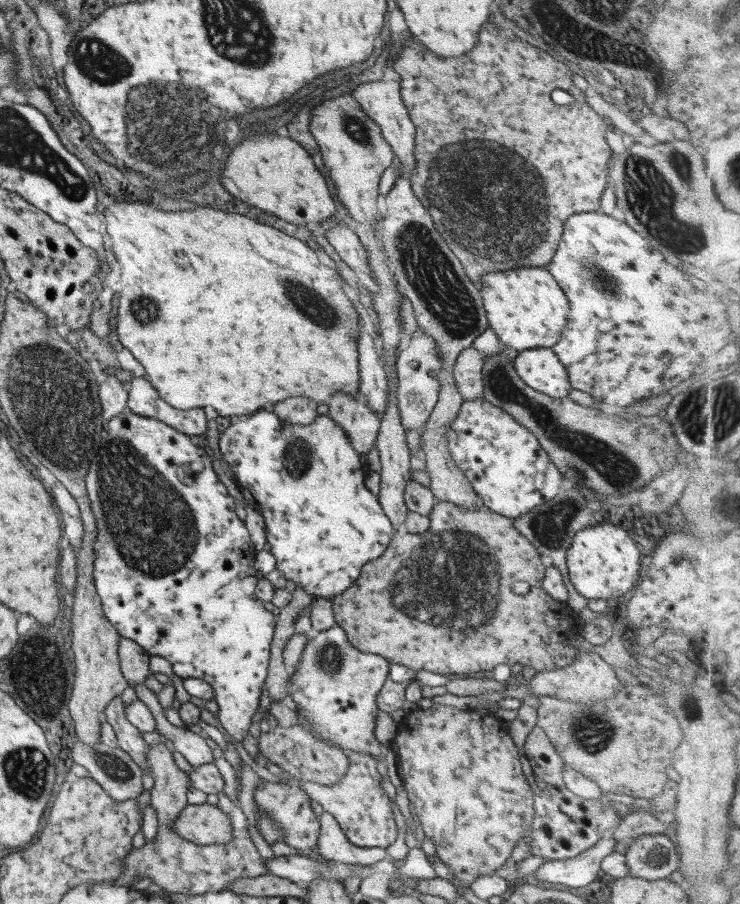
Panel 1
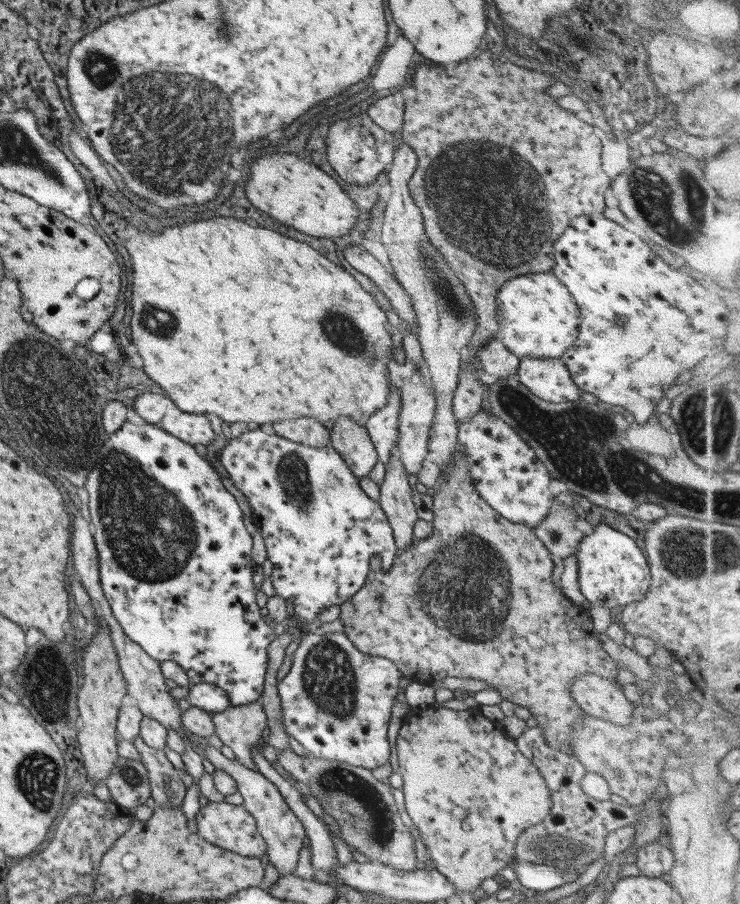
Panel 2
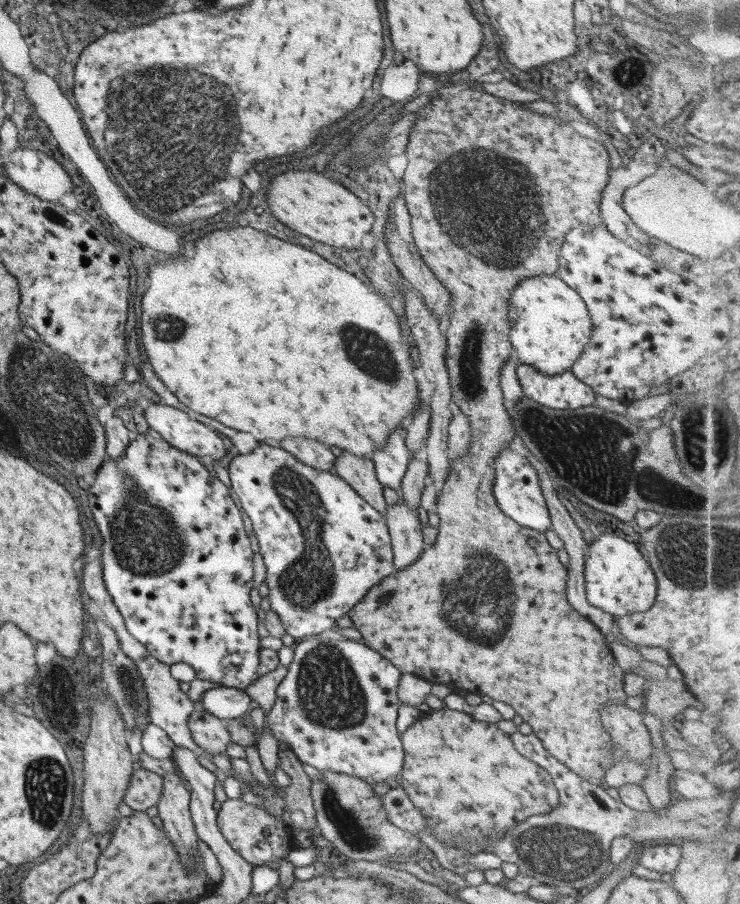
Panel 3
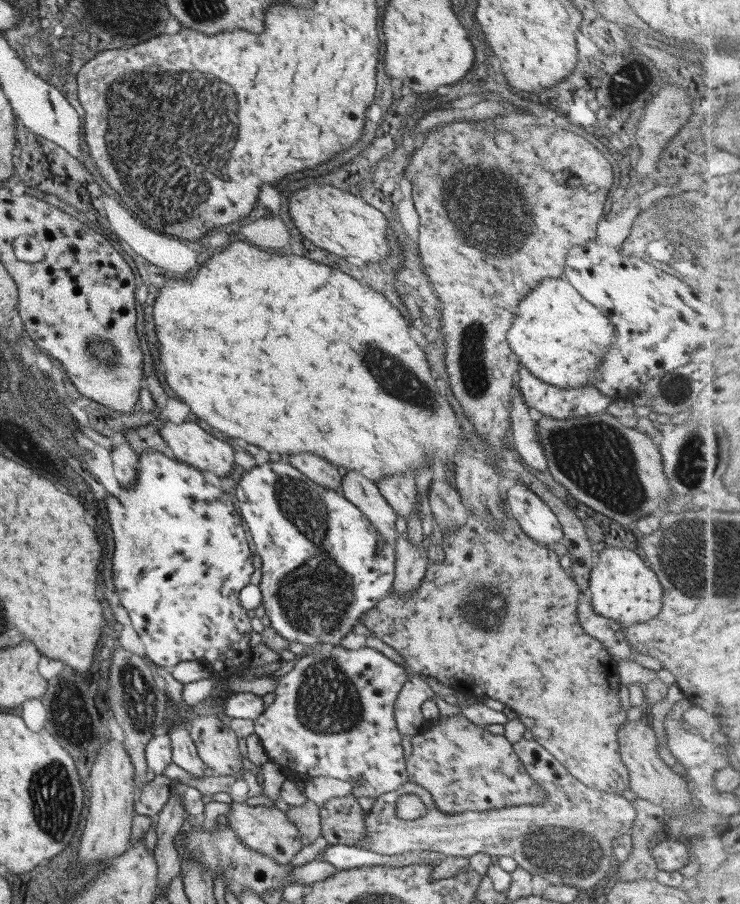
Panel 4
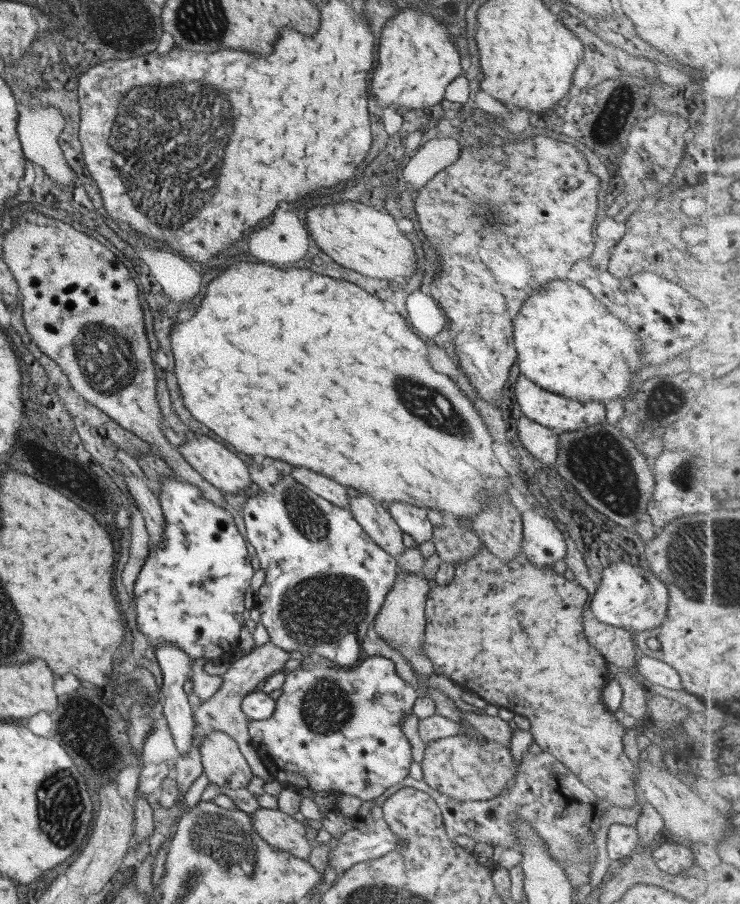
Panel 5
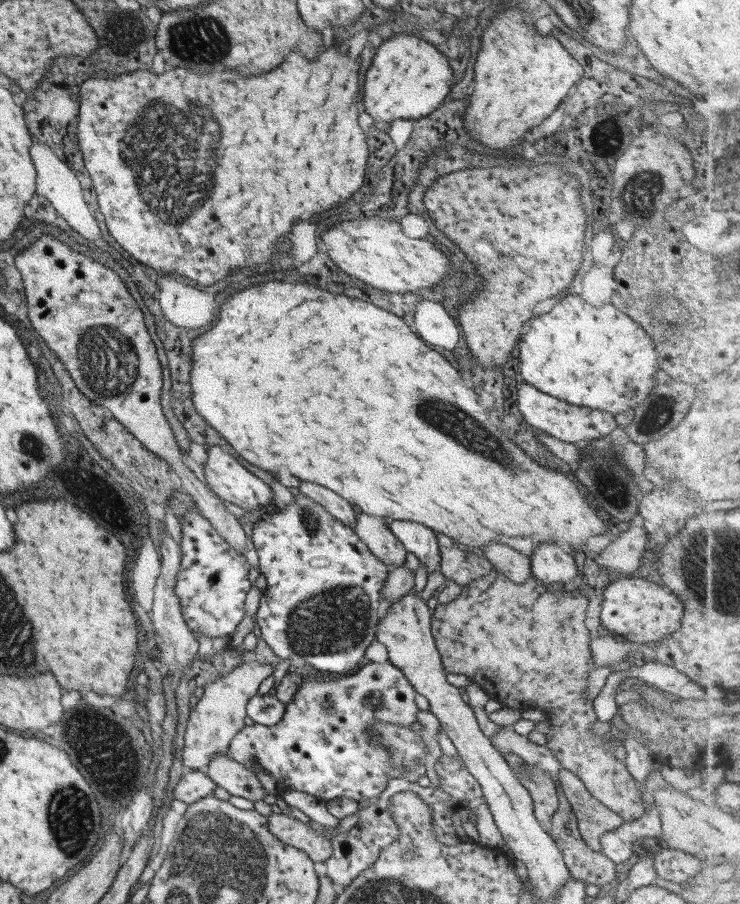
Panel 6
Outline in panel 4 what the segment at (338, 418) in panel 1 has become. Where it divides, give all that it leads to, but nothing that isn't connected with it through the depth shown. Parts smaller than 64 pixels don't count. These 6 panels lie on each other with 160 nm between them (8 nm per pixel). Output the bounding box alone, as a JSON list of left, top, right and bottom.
[339,472,396,545]

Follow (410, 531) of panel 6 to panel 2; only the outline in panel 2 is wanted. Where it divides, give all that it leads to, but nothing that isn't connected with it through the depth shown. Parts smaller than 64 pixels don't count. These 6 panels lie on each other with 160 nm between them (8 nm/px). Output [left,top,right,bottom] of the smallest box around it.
[365,377,400,466]

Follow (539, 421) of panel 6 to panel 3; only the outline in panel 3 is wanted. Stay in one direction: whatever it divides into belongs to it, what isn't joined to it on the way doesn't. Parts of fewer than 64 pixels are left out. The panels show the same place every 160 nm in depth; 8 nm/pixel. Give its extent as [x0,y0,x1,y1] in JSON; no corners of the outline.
[516,364,594,410]

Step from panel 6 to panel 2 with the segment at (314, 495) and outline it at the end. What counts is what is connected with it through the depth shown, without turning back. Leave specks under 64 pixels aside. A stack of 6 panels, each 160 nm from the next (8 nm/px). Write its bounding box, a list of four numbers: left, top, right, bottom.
[272,418,330,449]

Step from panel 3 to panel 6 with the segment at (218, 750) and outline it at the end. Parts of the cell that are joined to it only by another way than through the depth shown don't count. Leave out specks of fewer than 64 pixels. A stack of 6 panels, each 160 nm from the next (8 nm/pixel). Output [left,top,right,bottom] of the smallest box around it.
[202,752,266,802]

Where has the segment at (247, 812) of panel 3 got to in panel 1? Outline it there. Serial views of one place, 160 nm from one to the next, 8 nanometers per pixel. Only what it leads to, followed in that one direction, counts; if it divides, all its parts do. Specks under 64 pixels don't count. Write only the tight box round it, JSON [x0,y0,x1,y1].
[172,803,231,845]

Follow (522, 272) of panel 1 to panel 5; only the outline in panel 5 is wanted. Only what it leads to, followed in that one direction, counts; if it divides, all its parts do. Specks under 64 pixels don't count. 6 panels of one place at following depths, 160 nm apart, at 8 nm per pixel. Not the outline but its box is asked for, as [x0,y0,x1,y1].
[512,279,642,402]

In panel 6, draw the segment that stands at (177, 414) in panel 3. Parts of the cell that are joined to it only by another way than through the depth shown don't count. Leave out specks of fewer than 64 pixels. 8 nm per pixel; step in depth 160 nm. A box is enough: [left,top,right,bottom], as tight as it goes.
[202,448,273,510]

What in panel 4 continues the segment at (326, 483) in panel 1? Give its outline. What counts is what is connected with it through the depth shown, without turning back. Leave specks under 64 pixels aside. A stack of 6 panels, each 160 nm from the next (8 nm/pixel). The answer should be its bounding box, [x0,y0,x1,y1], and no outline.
[234,460,393,646]

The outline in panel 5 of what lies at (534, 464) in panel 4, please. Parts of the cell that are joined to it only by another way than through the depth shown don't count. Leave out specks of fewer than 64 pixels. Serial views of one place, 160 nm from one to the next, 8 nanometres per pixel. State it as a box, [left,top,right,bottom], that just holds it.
[517,416,557,464]

